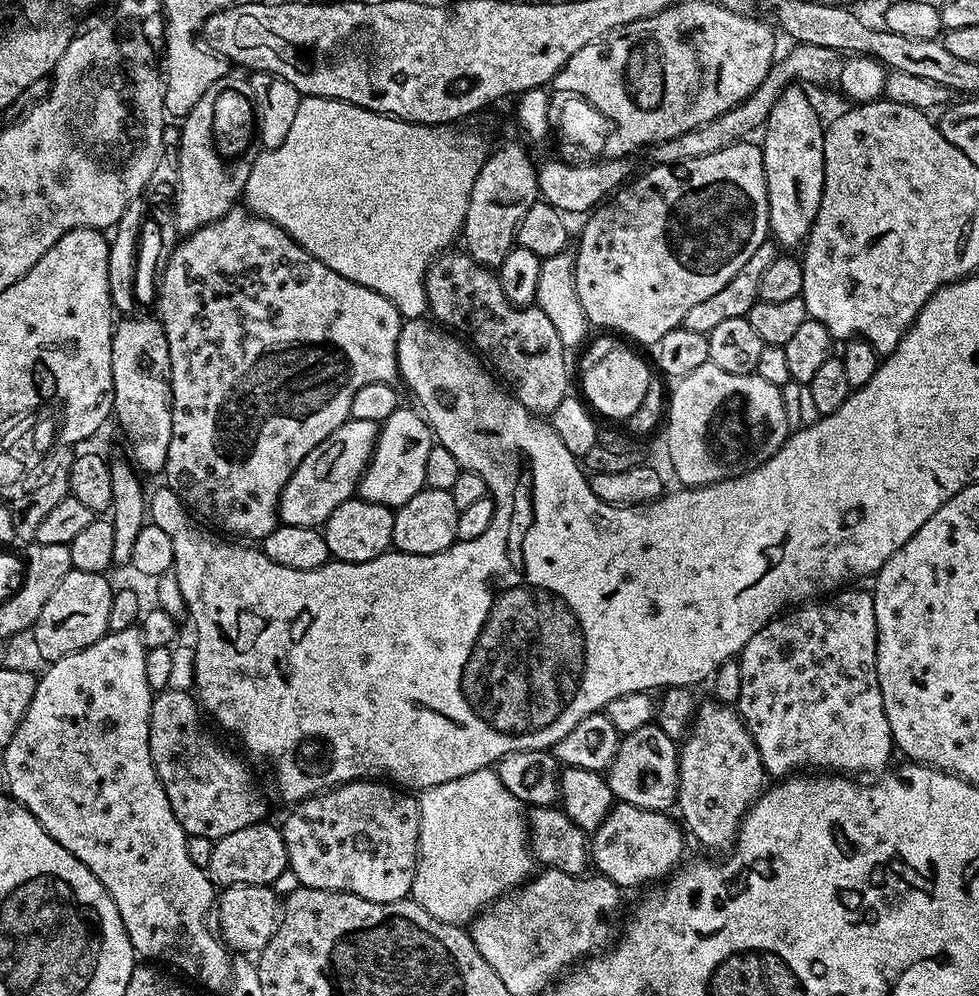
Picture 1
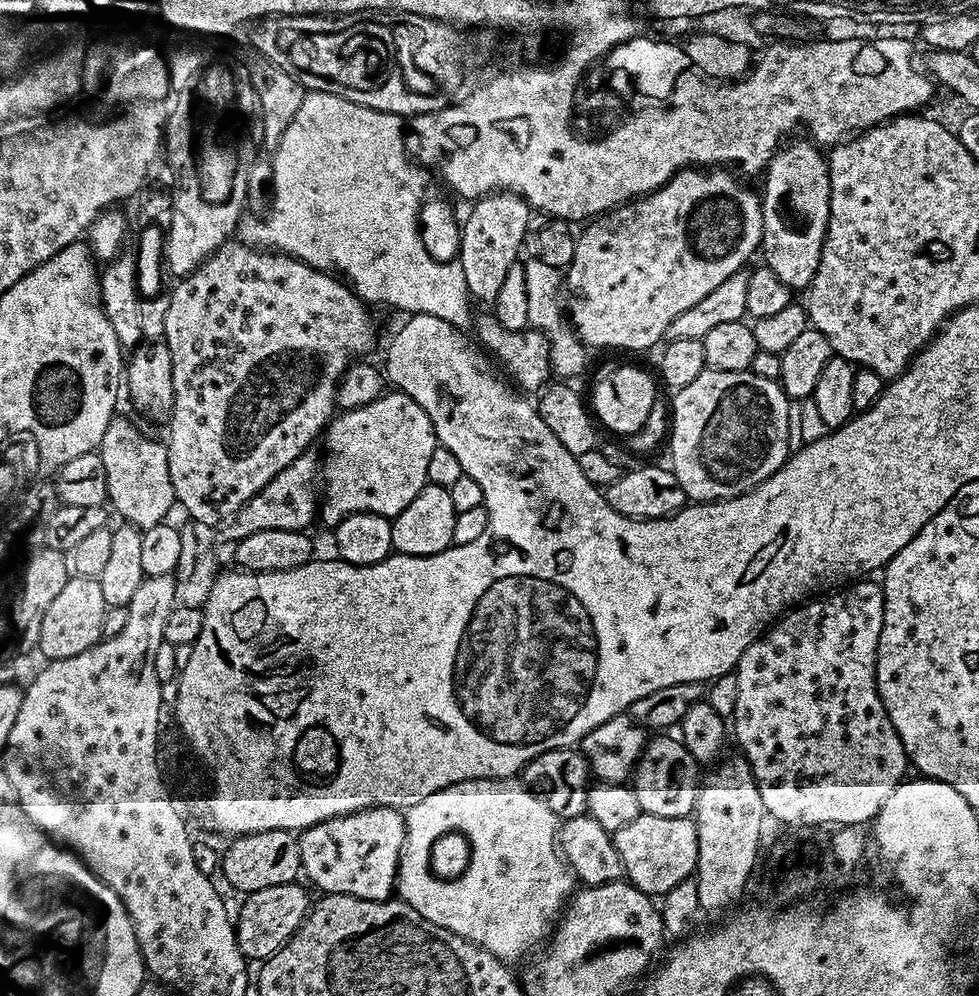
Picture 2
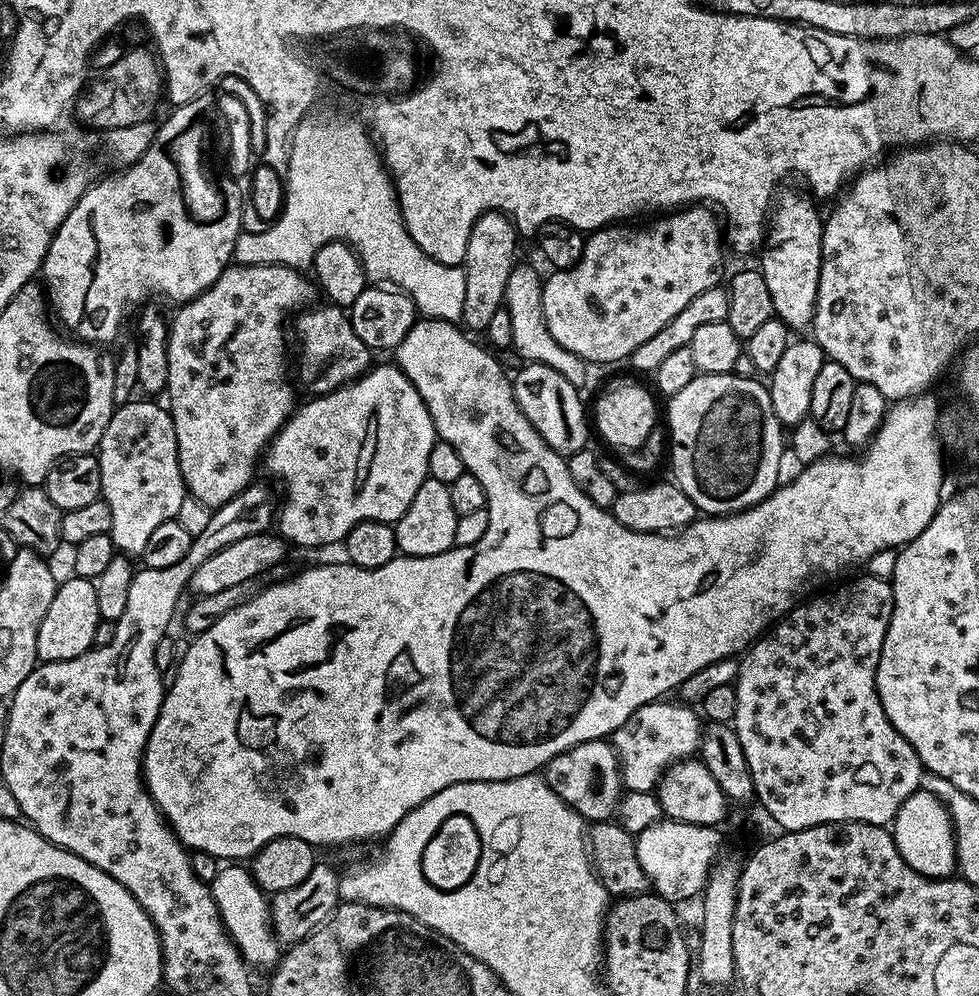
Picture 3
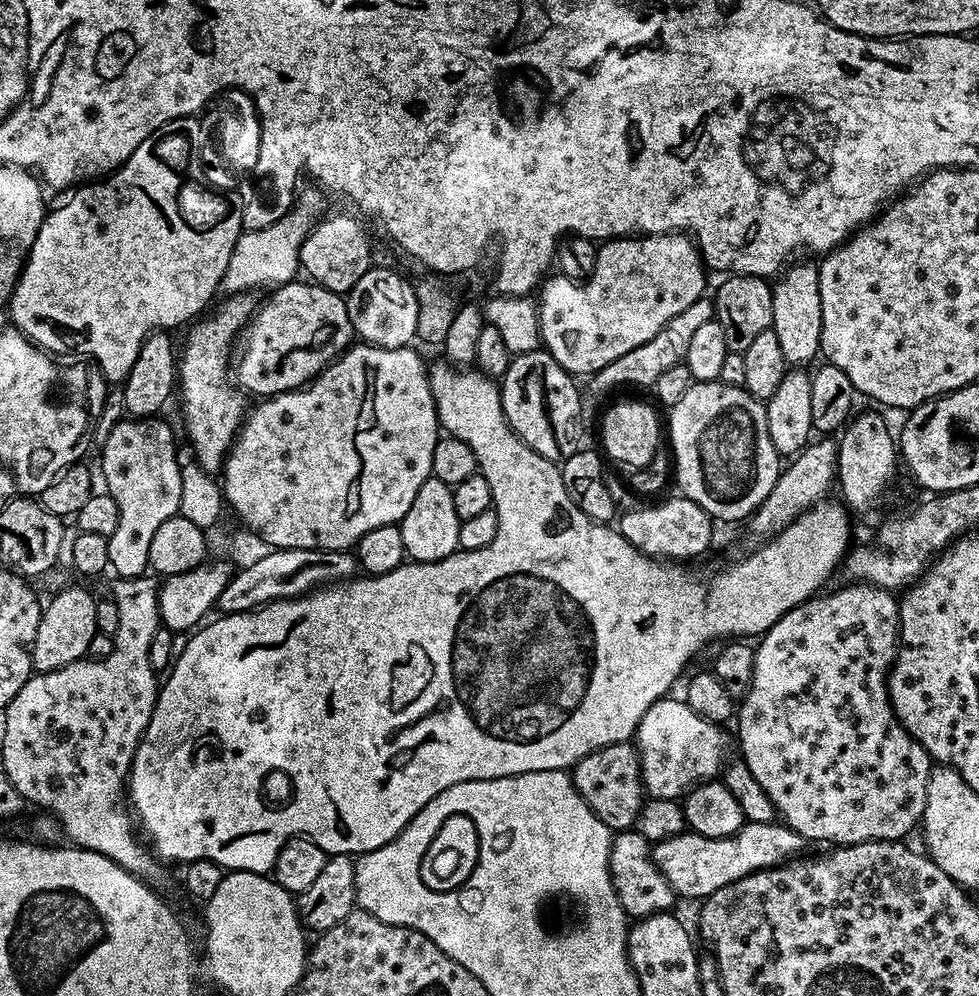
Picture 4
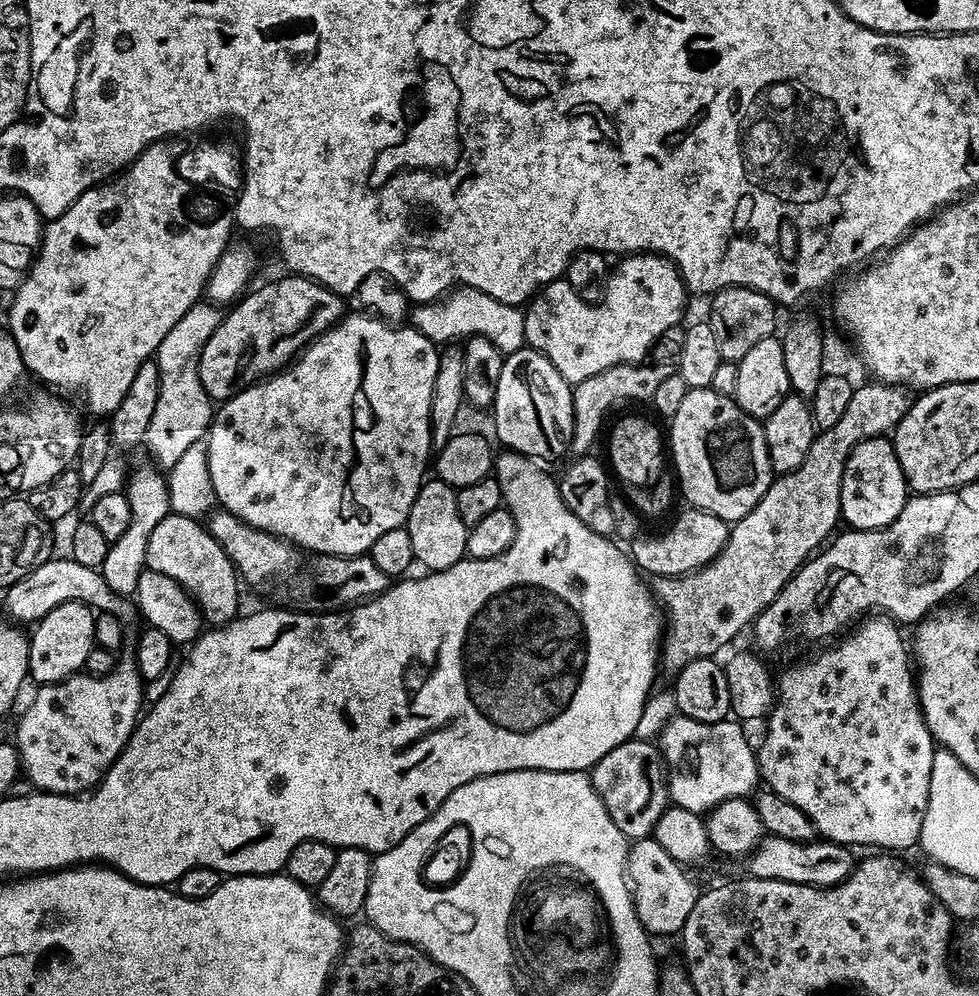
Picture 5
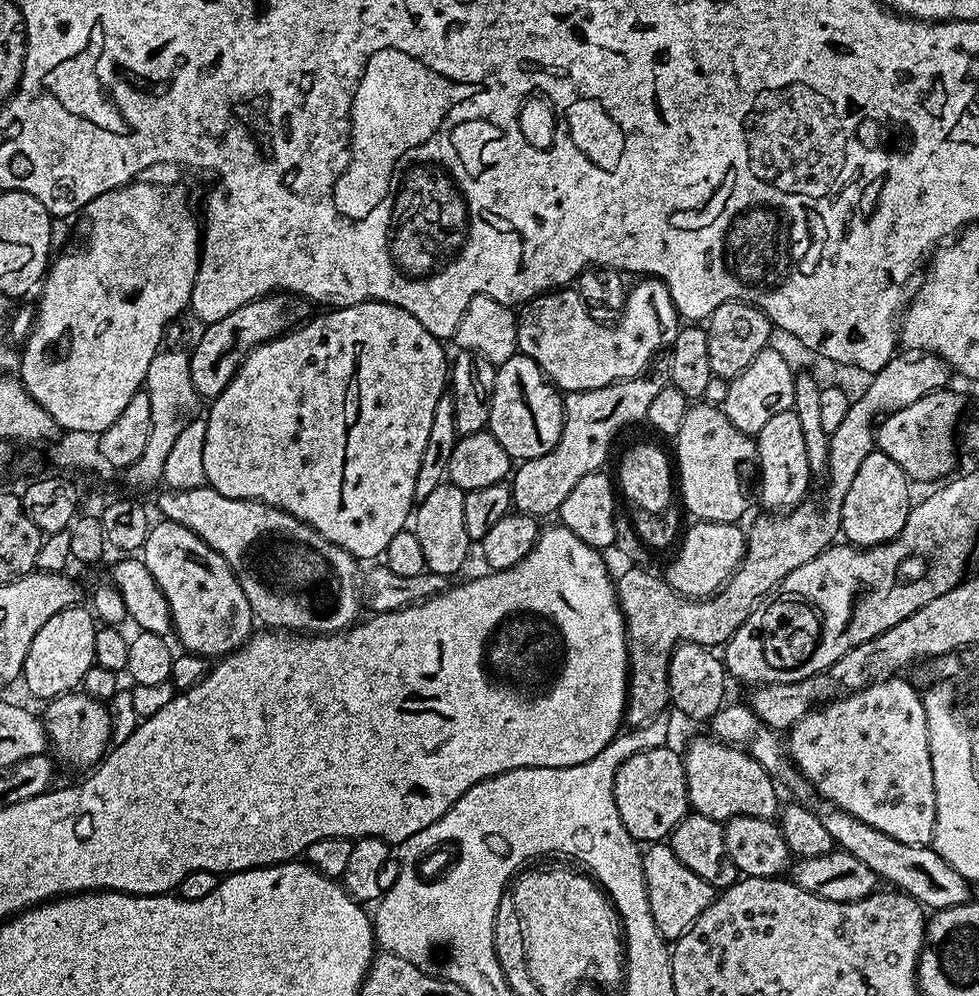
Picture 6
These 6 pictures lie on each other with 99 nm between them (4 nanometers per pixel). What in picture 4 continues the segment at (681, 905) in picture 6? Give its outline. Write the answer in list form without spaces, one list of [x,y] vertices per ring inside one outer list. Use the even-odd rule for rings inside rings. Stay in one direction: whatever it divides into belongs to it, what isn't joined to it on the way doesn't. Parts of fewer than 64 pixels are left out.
[[[617,831],[613,835],[608,873],[612,879],[618,902],[624,907],[625,916],[639,918],[659,912],[673,911],[672,903],[677,903],[678,900],[676,891],[670,886],[670,882],[666,882],[662,870],[658,870],[652,857],[652,844],[641,832]]]

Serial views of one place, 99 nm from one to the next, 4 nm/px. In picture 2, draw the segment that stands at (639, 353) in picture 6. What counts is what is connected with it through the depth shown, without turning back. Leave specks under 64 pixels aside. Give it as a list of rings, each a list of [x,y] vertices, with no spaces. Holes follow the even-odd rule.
[[[720,166],[681,168],[658,190],[649,192],[646,196],[637,196],[636,199],[629,200],[628,203],[621,204],[618,208],[612,208],[608,212],[603,212],[583,225],[584,233],[581,231],[577,235],[574,258],[568,263],[566,269],[566,316],[585,346],[592,350],[595,348],[629,348],[632,352],[640,352],[643,348],[654,347],[653,349],[655,349],[667,337],[670,322],[674,322],[674,318],[678,318],[678,314],[682,314],[682,310],[690,310],[690,306],[694,306],[694,302],[706,298],[706,294],[710,294],[710,290],[714,290],[722,282],[726,282],[726,278],[730,278],[730,274],[741,271],[745,267],[744,263],[752,255],[757,255],[762,238],[760,196],[757,193],[752,193],[746,185],[739,184],[735,178],[737,179],[731,171]]]

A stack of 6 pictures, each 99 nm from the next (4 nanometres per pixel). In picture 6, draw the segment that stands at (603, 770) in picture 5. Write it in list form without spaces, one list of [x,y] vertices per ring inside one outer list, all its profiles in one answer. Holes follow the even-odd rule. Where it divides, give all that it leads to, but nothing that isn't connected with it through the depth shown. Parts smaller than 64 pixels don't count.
[[[669,745],[631,755],[615,772],[614,800],[627,833],[640,844],[667,839],[690,810],[684,759]]]

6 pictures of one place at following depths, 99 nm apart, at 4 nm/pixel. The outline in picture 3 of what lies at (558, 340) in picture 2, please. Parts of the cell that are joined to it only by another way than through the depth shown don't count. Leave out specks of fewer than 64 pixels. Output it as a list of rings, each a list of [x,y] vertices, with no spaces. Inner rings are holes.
[[[520,262],[513,267],[504,295],[504,304],[510,314],[510,322],[514,322],[512,348],[521,356],[521,361],[550,366],[550,370],[558,370],[558,374],[562,374],[562,378],[569,380],[577,390],[583,389],[583,384],[588,380],[590,365],[587,360],[578,358],[578,354],[570,354],[570,350],[554,342],[542,310],[543,289],[542,276],[539,276],[530,265]]]

